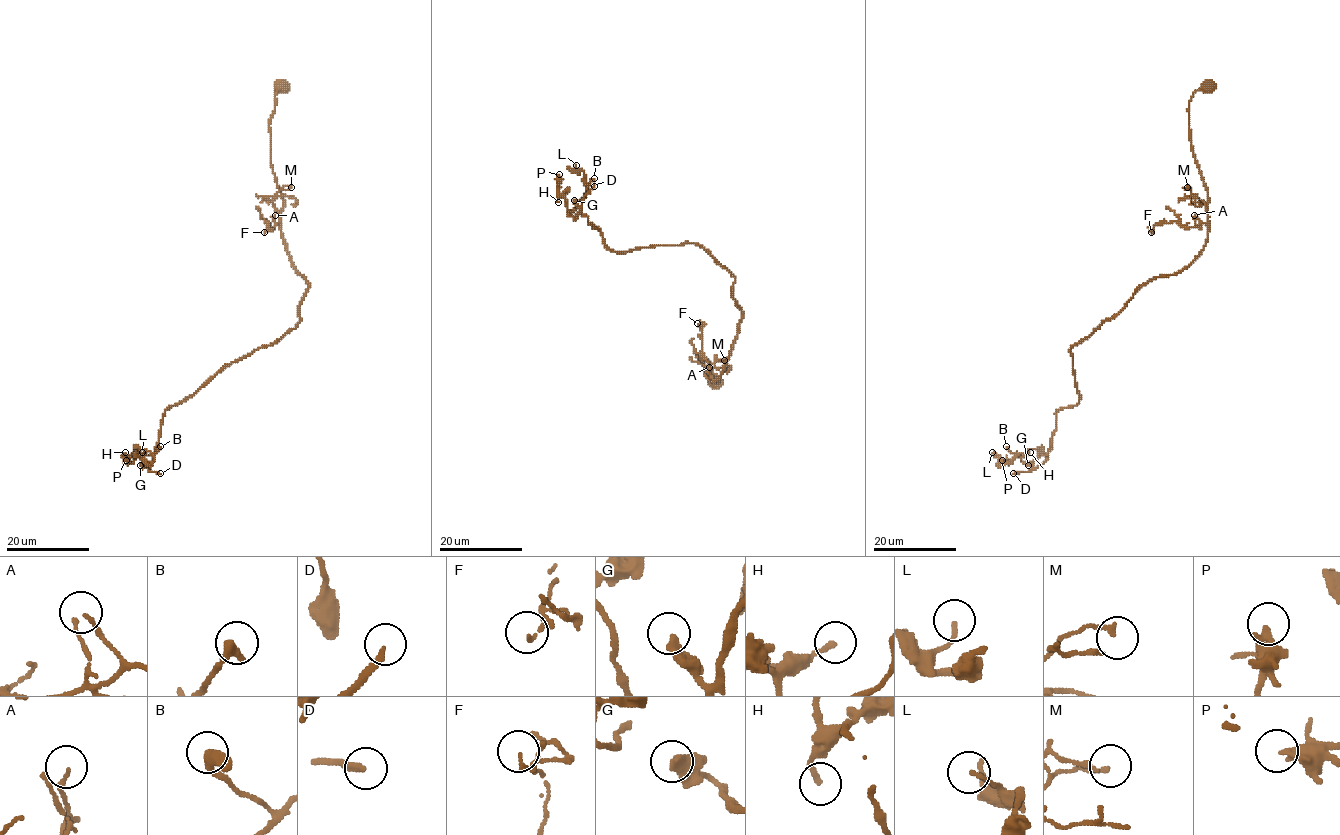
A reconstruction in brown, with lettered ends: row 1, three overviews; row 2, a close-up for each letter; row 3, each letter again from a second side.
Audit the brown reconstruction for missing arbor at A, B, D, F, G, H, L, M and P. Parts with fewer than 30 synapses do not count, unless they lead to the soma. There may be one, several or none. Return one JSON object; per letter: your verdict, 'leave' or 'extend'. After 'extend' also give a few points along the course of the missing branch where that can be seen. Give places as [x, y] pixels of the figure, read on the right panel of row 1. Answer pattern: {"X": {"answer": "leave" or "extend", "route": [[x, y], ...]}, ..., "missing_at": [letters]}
{"A": {"answer": "leave"}, "B": {"answer": "leave"}, "D": {"answer": "extend", "route": [[1013, 473], [989, 488], [968, 489], [965, 501], [953, 511], [961, 546], [974, 524], [987, 519]]}, "F": {"answer": "leave"}, "G": {"answer": "leave"}, "H": {"answer": "leave"}, "L": {"answer": "leave"}, "M": {"answer": "leave"}, "P": {"answer": "leave"}, "missing_at": ["D"]}

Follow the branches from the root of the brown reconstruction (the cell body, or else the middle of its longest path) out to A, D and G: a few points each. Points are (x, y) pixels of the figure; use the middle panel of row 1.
A: (715, 379), (709, 361), (702, 362), (704, 370), (717, 380), (709, 373), (709, 367)
D: (715, 379), (702, 362), (717, 380), (742, 316), (735, 278), (695, 244), (609, 249), (574, 218), (594, 186)
G: (715, 379), (702, 362), (717, 380), (742, 316), (735, 278), (695, 244), (615, 252), (574, 218), (574, 200)

